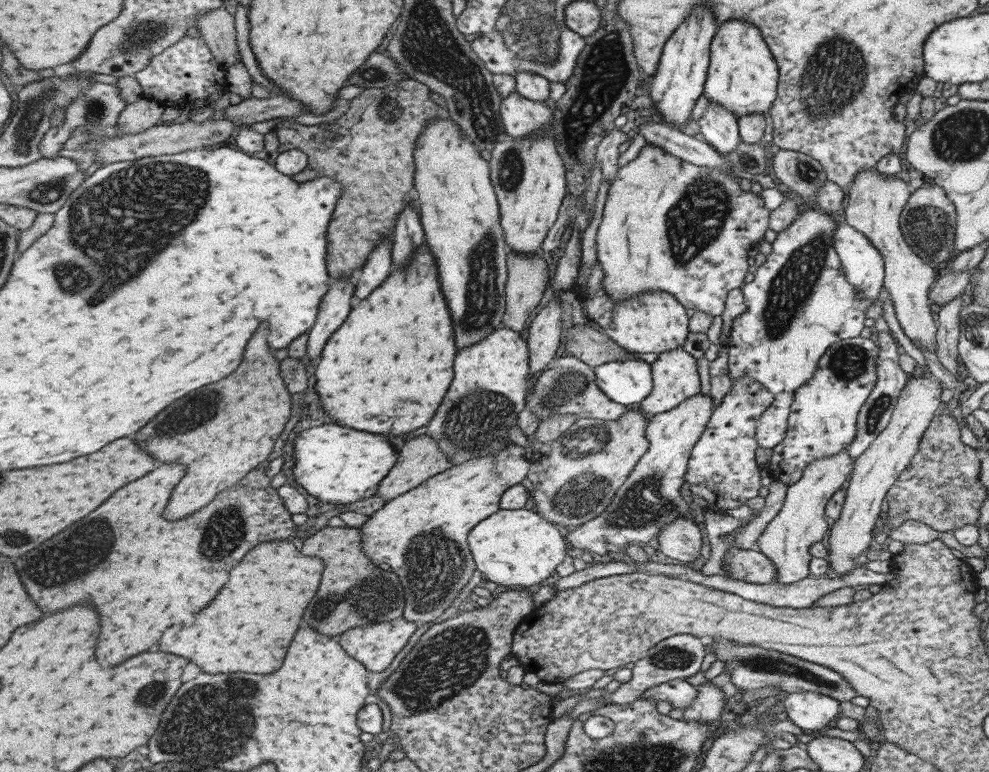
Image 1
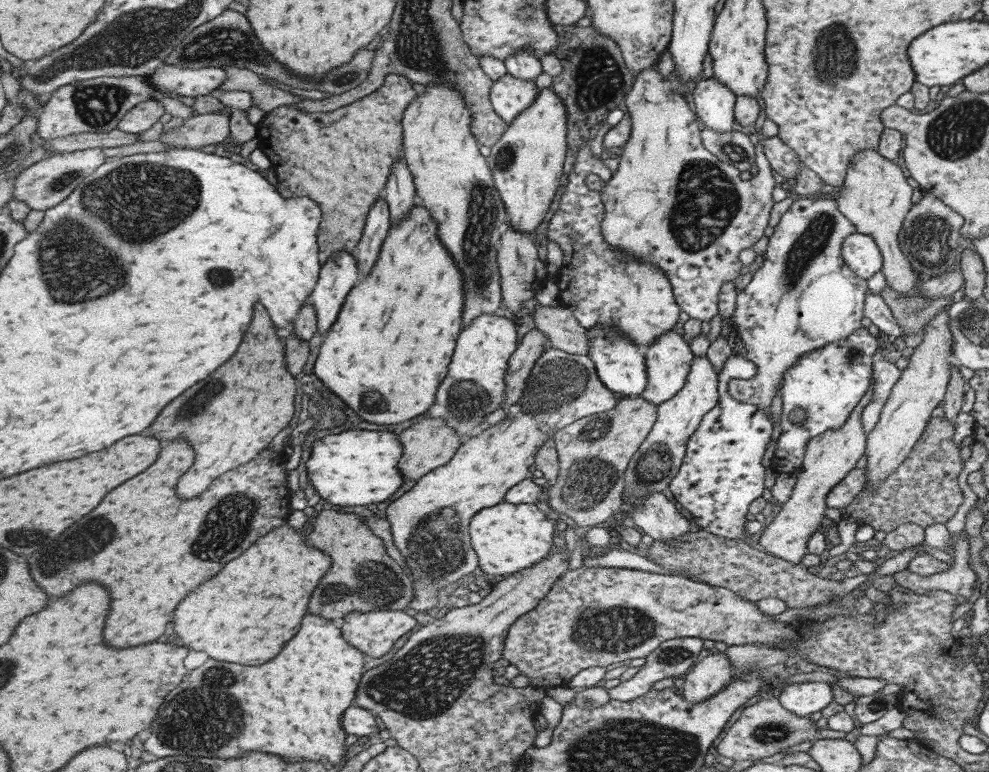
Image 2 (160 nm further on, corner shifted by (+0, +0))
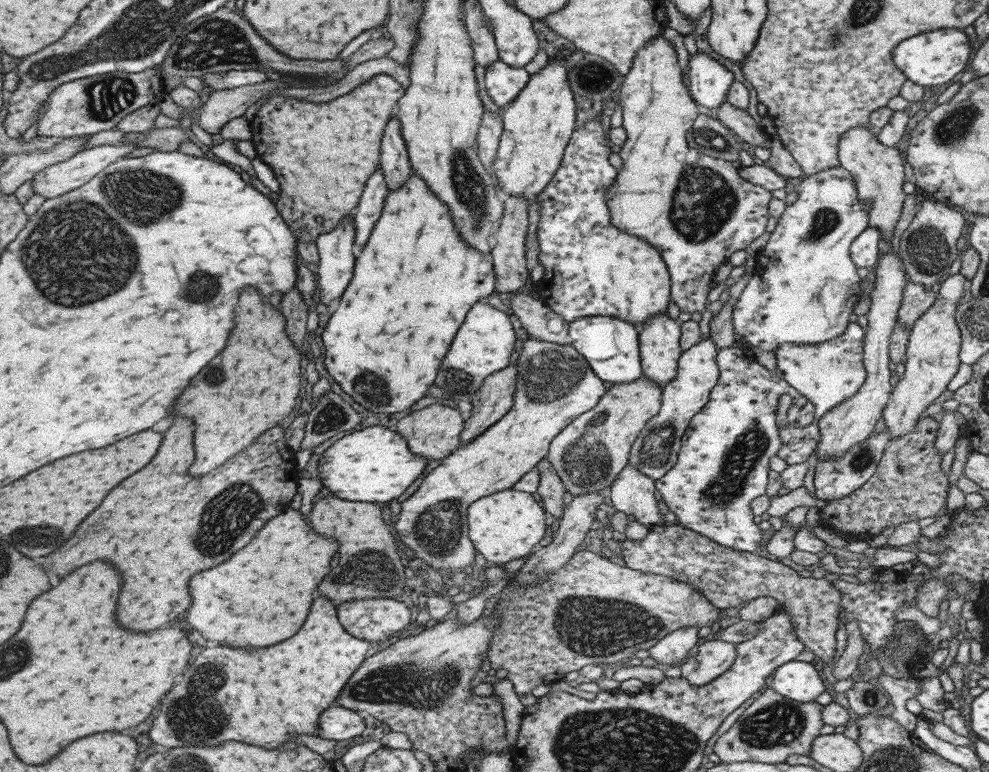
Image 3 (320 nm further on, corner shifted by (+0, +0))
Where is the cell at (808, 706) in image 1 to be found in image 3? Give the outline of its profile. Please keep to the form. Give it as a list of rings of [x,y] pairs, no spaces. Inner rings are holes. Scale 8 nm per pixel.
[[[794,659],[773,670],[769,688],[782,697],[797,702],[815,701],[815,698],[825,690],[813,665]]]

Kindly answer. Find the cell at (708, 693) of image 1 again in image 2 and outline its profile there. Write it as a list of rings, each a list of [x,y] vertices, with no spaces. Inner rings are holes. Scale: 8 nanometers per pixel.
[[[706,652],[683,676],[682,697],[689,704],[705,700],[731,680],[732,672],[731,662],[724,653]]]

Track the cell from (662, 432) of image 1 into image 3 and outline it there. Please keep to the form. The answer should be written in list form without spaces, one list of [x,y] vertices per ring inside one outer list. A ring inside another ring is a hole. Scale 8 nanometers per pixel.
[[[700,338],[691,348],[682,351],[677,358],[675,376],[662,387],[659,410],[651,417],[633,441],[627,465],[656,481],[675,464],[683,432],[690,418],[706,405],[708,394],[718,380],[716,347],[710,338]]]

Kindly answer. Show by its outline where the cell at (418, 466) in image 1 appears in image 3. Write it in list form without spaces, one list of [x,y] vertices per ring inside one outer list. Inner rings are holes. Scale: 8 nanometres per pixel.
[[[441,403],[425,406],[419,411],[411,411],[397,421],[397,434],[407,440],[407,446],[413,454],[423,456],[425,460],[439,460],[459,448],[463,418],[459,410],[447,407]]]

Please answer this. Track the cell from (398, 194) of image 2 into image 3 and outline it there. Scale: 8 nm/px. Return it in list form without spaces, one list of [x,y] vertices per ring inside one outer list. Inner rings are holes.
[[[396,114],[386,122],[380,138],[380,150],[379,162],[385,184],[389,190],[395,190],[395,186],[401,186],[410,177],[412,170]]]

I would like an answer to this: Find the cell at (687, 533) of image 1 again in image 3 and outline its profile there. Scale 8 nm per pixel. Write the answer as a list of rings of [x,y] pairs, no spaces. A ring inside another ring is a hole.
[[[626,464],[611,481],[609,500],[615,510],[625,513],[649,530],[652,526],[666,524],[653,497],[655,489],[652,478]]]

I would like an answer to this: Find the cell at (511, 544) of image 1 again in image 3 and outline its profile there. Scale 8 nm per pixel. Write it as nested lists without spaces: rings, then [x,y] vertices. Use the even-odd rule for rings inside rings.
[[[511,487],[478,498],[476,501],[471,502],[470,505],[467,505],[466,526],[468,527],[468,538],[474,546],[474,550],[483,556],[481,564],[503,566],[509,560],[521,558],[536,550],[538,542],[542,542],[546,526],[544,510],[541,507],[542,505],[535,495],[513,490]]]

